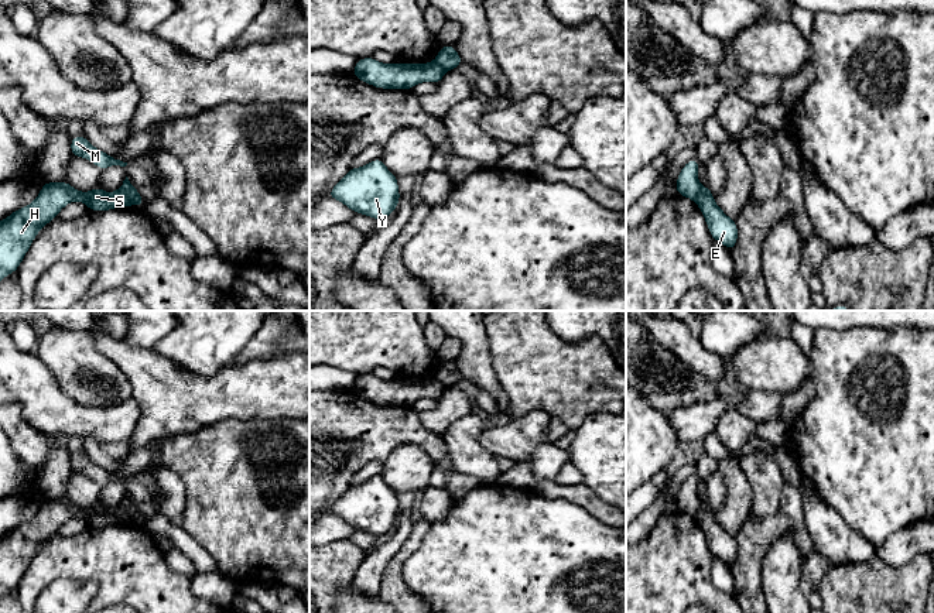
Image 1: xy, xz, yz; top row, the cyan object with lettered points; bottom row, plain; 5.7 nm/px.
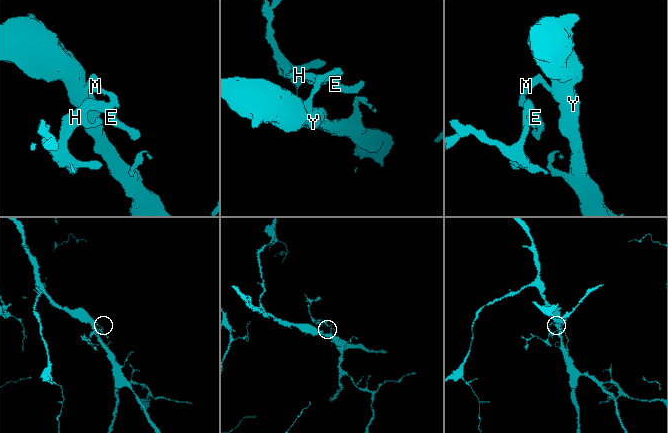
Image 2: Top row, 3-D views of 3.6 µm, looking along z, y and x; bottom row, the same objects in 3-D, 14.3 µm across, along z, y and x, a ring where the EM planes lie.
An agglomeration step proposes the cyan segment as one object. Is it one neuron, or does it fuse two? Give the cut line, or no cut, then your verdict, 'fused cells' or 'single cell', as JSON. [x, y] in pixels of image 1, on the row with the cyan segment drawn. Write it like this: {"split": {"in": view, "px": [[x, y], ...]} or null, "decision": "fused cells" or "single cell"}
{"split": {"in": "xy", "px": [[119, 188], [130, 202]]}, "decision": "fused cells"}

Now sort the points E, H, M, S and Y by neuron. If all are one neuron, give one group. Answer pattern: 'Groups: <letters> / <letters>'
Groups: E H S / M Y

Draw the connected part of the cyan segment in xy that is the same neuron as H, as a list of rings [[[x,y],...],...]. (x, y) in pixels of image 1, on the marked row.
[[[66,181],[44,182],[32,203],[0,220],[0,281],[17,271],[38,232],[73,201],[83,202],[95,212],[129,208],[130,205],[120,189],[107,194],[96,186],[89,192],[81,192]]]

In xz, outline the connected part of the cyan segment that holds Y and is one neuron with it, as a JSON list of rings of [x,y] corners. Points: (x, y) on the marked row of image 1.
[[[376,158],[360,168],[350,167],[328,198],[339,201],[355,213],[380,220],[393,215],[401,195],[397,175],[386,168],[382,158]]]

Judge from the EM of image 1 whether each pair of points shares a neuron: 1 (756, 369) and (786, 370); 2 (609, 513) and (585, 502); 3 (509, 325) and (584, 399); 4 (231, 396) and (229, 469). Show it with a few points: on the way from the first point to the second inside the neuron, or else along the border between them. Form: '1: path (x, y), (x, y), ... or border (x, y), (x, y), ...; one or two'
1: path (763, 369), (779, 369); one
2: path (604, 512), (591, 502); one
3: path (527, 343), (565, 380); one
4: border (264, 418), (223, 418), (199, 430); two

